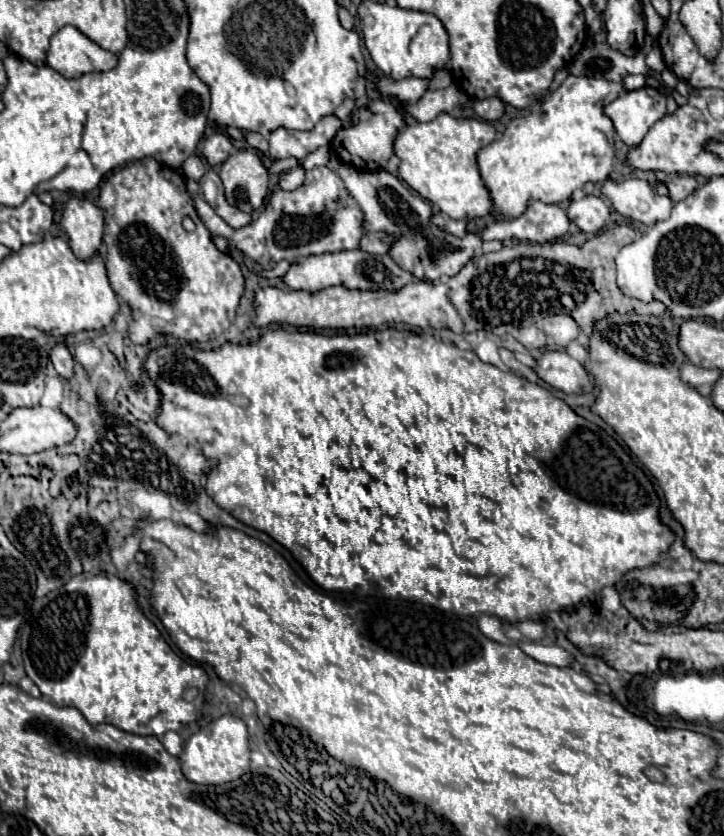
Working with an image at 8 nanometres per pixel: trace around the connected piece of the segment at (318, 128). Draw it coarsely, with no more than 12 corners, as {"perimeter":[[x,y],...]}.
{"perimeter":[[327,115],[309,131],[275,129],[269,155],[275,161],[329,145],[347,121]]}

